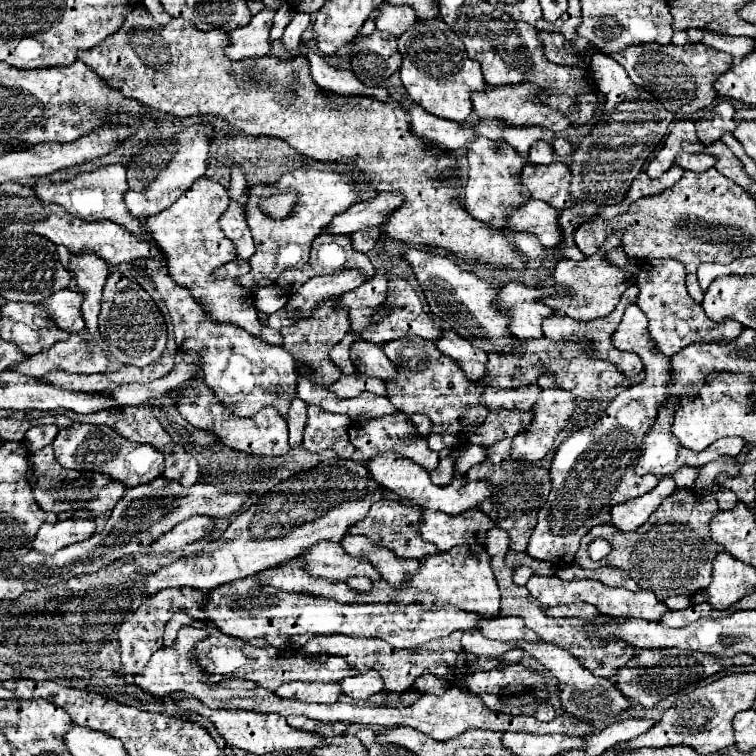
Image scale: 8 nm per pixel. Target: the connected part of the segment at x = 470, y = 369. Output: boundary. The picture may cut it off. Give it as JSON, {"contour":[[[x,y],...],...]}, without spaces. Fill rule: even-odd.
{"contour":[[[445,331],[435,345],[441,353],[455,359],[471,381],[479,381],[479,377],[487,377],[487,353],[471,345],[467,339],[459,337],[455,331]]]}

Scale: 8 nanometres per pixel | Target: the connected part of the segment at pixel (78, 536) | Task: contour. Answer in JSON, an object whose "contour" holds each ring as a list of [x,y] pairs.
{"contour":[[[83,517],[57,521],[55,525],[41,525],[39,533],[31,543],[31,549],[43,555],[53,555],[71,543],[89,539],[93,531],[95,531],[95,523]]]}

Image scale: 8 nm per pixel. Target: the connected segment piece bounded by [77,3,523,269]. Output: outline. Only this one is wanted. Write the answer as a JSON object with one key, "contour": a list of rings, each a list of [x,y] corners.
{"contour":[[[137,3],[127,15],[127,21],[123,21],[123,25],[103,41],[103,47],[99,45],[95,49],[81,49],[77,59],[89,65],[109,85],[121,89],[127,97],[139,99],[151,109],[173,113],[177,117],[213,115],[227,121],[231,127],[237,127],[245,135],[279,137],[289,143],[297,153],[303,153],[305,157],[311,157],[315,161],[343,163],[347,167],[359,169],[367,177],[369,187],[373,187],[377,193],[399,193],[403,197],[403,205],[391,211],[381,225],[381,229],[393,239],[419,245],[439,245],[457,253],[459,257],[473,257],[479,263],[523,269],[519,253],[509,245],[505,235],[499,229],[491,229],[489,225],[473,219],[461,207],[459,185],[439,181],[439,171],[447,167],[457,167],[455,159],[451,159],[451,155],[441,147],[411,135],[407,113],[395,99],[379,101],[365,95],[343,97],[329,93],[313,81],[309,61],[303,55],[291,61],[283,61],[273,55],[231,61],[223,53],[227,39],[227,33],[219,29],[203,33],[185,19],[171,19],[167,25],[157,25],[157,21],[143,7],[143,3]]]}

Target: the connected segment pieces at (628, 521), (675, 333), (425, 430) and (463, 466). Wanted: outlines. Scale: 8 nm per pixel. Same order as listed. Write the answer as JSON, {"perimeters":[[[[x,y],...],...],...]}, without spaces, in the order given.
{"perimeters":[[[[663,477],[651,493],[639,495],[633,501],[625,501],[611,507],[611,523],[619,531],[633,531],[639,525],[643,525],[649,515],[661,505],[663,499],[667,499],[675,491],[675,483],[669,477]]],[[[647,259],[639,265],[637,273],[637,287],[639,287],[639,297],[637,305],[639,309],[647,315],[649,319],[649,335],[655,343],[657,353],[665,353],[667,357],[675,355],[679,349],[695,343],[695,341],[727,341],[735,339],[741,331],[743,325],[737,321],[723,321],[719,325],[713,325],[703,307],[687,293],[685,285],[685,269],[683,263],[675,259]]],[[[413,413],[413,415],[409,415],[409,421],[411,421],[411,423],[415,425],[415,429],[417,429],[415,437],[425,437],[431,432],[431,420],[429,417]]],[[[467,443],[467,445],[461,449],[459,459],[457,459],[457,463],[455,463],[457,475],[465,475],[467,469],[469,469],[471,465],[475,465],[475,463],[481,463],[481,461],[485,459],[485,455],[487,455],[487,451],[485,451],[483,447]]]]}

